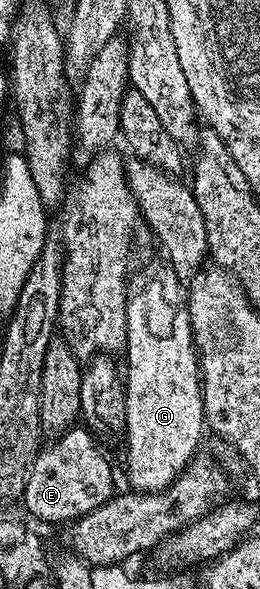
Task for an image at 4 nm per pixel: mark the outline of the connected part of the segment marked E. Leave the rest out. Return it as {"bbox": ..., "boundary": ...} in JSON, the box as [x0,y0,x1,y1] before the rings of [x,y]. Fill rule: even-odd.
{"bbox":[22,425,116,523],"boundary":[[[75,425],[40,449],[26,481],[22,503],[25,512],[44,523],[67,523],[94,512],[116,493],[112,469],[94,441],[95,436],[82,425]]]}

